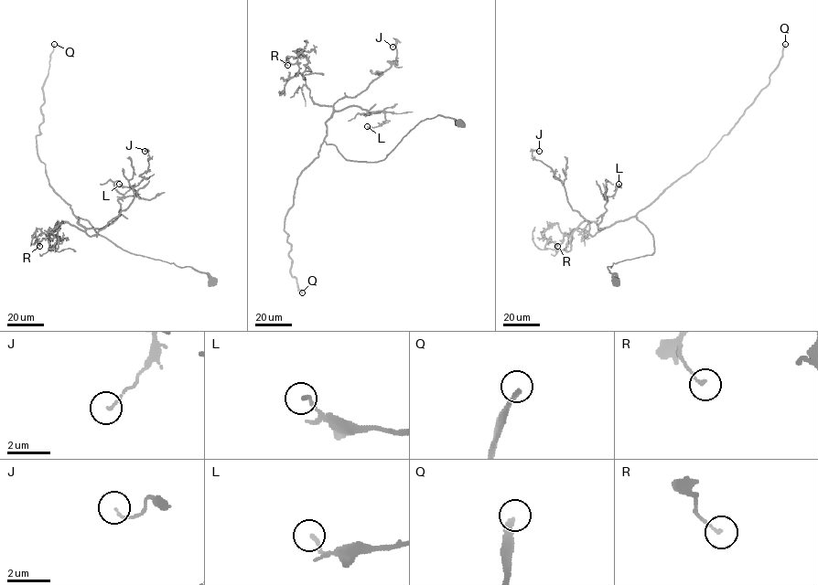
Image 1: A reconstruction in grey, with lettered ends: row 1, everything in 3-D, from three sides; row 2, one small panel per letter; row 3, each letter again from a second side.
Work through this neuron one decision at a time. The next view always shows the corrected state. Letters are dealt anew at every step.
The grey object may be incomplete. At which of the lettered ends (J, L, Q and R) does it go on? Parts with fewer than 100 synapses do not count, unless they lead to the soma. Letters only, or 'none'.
Q

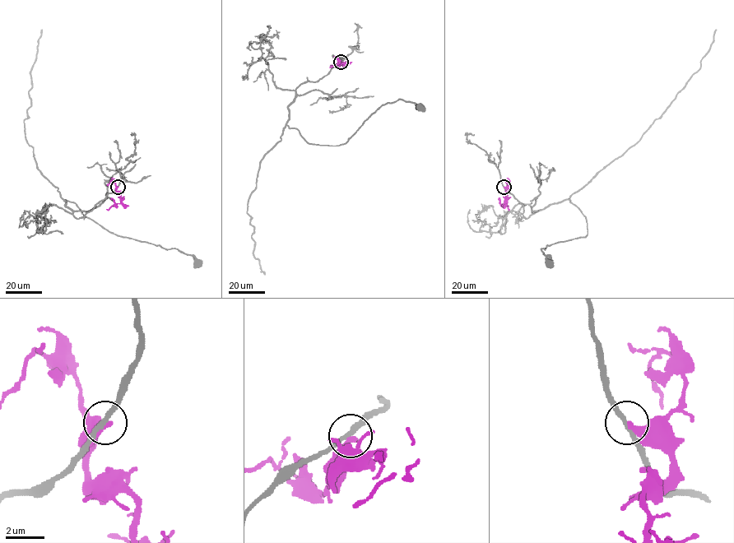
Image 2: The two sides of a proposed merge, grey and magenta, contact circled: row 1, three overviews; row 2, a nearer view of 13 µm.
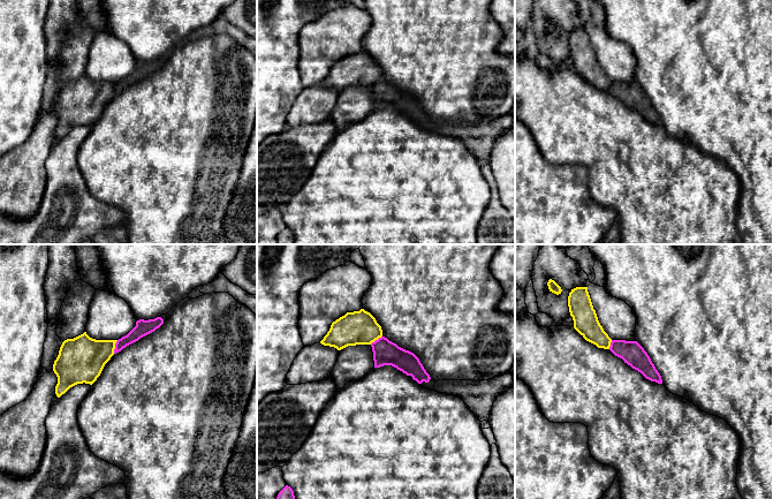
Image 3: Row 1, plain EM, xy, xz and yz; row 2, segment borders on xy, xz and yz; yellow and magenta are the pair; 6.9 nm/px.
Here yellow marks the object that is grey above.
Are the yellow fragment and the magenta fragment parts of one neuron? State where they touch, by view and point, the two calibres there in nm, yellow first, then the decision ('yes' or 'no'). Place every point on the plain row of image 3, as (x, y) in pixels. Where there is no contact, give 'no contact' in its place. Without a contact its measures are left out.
meets yellow in xy at (114, 89); 320 nm thick on the yellow side, 110 nm on the other; yes

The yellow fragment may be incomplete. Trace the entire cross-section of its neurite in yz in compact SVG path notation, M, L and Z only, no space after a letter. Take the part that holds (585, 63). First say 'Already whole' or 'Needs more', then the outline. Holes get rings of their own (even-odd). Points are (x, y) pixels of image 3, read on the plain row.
Needs more. M576 29L568 38L568 48L574 70L598 90L609 91L624 105L641 114L646 121L662 126L662 121L650 98L637 83L612 82L600 67L593 51L588 29Z

